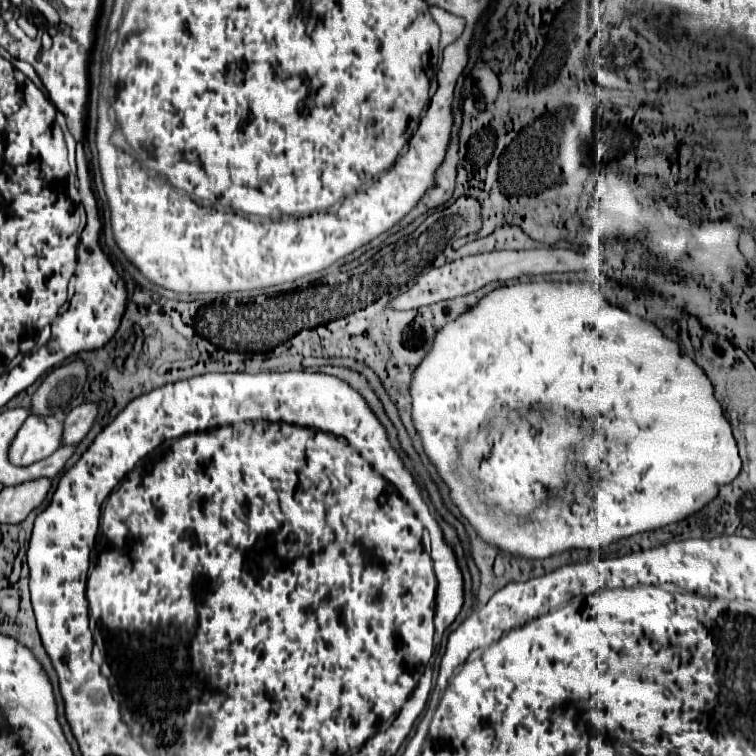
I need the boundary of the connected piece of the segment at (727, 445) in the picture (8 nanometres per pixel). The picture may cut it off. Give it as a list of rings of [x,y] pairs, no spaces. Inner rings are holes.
[[[529,282],[529,284],[515,284],[515,286],[505,286],[505,288],[497,288],[497,290],[493,290],[493,292],[491,292],[491,294],[487,294],[487,296],[485,296],[485,298],[483,298],[483,300],[481,300],[481,302],[479,302],[479,306],[475,306],[475,308],[471,308],[471,310],[469,310],[469,314],[463,314],[463,316],[461,316],[461,318],[457,318],[457,320],[455,320],[455,322],[451,322],[451,324],[445,324],[445,326],[443,326],[443,330],[439,330],[439,334],[437,334],[437,338],[435,338],[435,344],[433,344],[433,348],[431,348],[431,350],[429,350],[429,354],[427,354],[427,356],[425,356],[425,358],[423,358],[423,362],[421,362],[421,364],[419,364],[419,366],[417,366],[417,370],[415,370],[415,374],[413,374],[413,384],[411,384],[411,396],[413,396],[413,422],[415,422],[415,428],[417,428],[417,432],[419,432],[419,434],[421,434],[421,440],[423,440],[423,448],[425,448],[425,454],[427,454],[427,456],[429,456],[429,458],[431,458],[431,462],[433,462],[433,464],[435,464],[435,467],[436,467],[436,470],[437,470],[437,473],[438,473],[438,475],[439,475],[439,476],[440,476],[440,478],[441,478],[441,479],[442,479],[442,480],[443,480],[443,482],[444,482],[444,483],[445,483],[445,484],[446,484],[446,485],[447,485],[447,486],[448,486],[448,488],[449,488],[449,490],[450,490],[450,498],[451,498],[451,500],[452,500],[452,502],[453,502],[453,503],[454,503],[454,504],[455,504],[455,505],[456,505],[456,506],[457,506],[457,507],[458,507],[458,509],[459,509],[459,511],[460,511],[460,513],[461,513],[461,514],[462,514],[462,516],[464,516],[464,517],[465,517],[465,518],[466,518],[466,519],[467,519],[467,520],[468,520],[468,522],[469,522],[469,524],[470,524],[470,525],[471,525],[471,526],[472,526],[472,527],[473,527],[473,528],[474,528],[474,529],[475,529],[475,530],[476,530],[476,532],[477,532],[477,533],[478,533],[478,534],[479,534],[479,536],[480,536],[480,537],[481,537],[481,538],[482,538],[482,539],[483,539],[483,540],[484,540],[484,541],[485,541],[485,542],[487,542],[487,543],[490,543],[490,544],[493,544],[493,545],[494,545],[494,546],[496,546],[496,547],[497,547],[497,548],[498,548],[498,549],[499,549],[499,550],[500,550],[500,551],[501,551],[501,552],[505,552],[505,553],[509,553],[509,554],[511,554],[511,555],[513,555],[513,556],[525,556],[525,558],[529,558],[529,559],[545,559],[545,556],[551,556],[551,554],[557,554],[557,552],[563,552],[563,550],[569,550],[569,548],[577,548],[577,549],[588,549],[588,550],[591,550],[591,551],[595,551],[595,552],[600,552],[600,550],[601,550],[601,549],[606,549],[606,548],[608,548],[608,546],[609,546],[609,545],[610,545],[610,544],[611,544],[611,542],[615,542],[615,540],[617,540],[617,538],[627,538],[627,536],[633,536],[633,534],[637,534],[637,532],[645,532],[645,530],[655,530],[655,528],[661,528],[661,526],[667,526],[667,524],[671,524],[671,522],[677,522],[677,520],[683,520],[683,518],[687,518],[687,516],[691,516],[691,514],[695,514],[695,512],[697,512],[697,510],[701,510],[701,508],[703,508],[703,506],[705,506],[705,504],[707,504],[707,502],[709,502],[709,500],[713,500],[713,498],[715,498],[715,496],[717,496],[717,492],[719,492],[719,486],[721,486],[721,484],[729,484],[729,482],[731,482],[731,480],[733,480],[733,478],[735,478],[735,476],[737,476],[737,474],[739,474],[739,472],[741,472],[741,458],[739,458],[739,452],[737,452],[737,442],[735,442],[735,438],[733,438],[733,432],[731,432],[731,426],[729,426],[729,422],[727,422],[727,420],[725,420],[725,416],[723,416],[723,410],[721,410],[721,406],[719,406],[719,402],[717,402],[717,400],[715,400],[715,396],[713,396],[713,386],[711,386],[711,382],[709,382],[709,378],[707,378],[707,376],[705,376],[705,372],[703,372],[703,370],[701,370],[701,368],[699,368],[699,366],[697,366],[697,364],[695,364],[695,362],[693,362],[693,360],[691,360],[691,358],[685,358],[685,356],[681,356],[681,354],[679,354],[679,348],[677,348],[677,344],[675,344],[675,342],[671,342],[671,340],[667,340],[667,338],[665,338],[665,336],[663,336],[663,334],[661,334],[661,330],[659,330],[659,328],[655,328],[655,326],[653,326],[653,324],[647,324],[647,322],[643,322],[643,320],[639,320],[639,318],[637,318],[637,316],[631,316],[631,314],[627,314],[627,312],[625,312],[625,310],[621,310],[621,308],[617,308],[617,306],[611,306],[611,304],[609,304],[609,302],[607,302],[607,300],[605,300],[605,298],[603,298],[603,296],[601,296],[601,292],[599,292],[599,286],[597,286],[597,284],[595,284],[595,282],[585,282],[585,284],[583,284],[583,282],[575,282],[575,284],[567,284],[567,282]],[[574,418],[575,418],[575,420],[577,420],[577,422],[580,422],[580,423],[582,423],[582,422],[583,422],[583,426],[587,426],[587,428],[593,428],[593,434],[591,434],[591,430],[587,430],[587,428],[579,428],[579,426],[575,426],[575,424],[571,424],[571,422],[567,422],[567,420],[565,420],[565,419],[573,419],[573,420],[574,420]],[[613,438],[623,438],[623,452],[619,452],[619,450],[617,450],[617,452],[615,452],[615,448],[613,448],[613,446],[609,446],[609,444],[611,444],[611,440],[613,440]],[[573,470],[575,470],[575,474],[573,474],[573,476],[571,476],[571,482],[569,482],[569,486],[573,486],[573,488],[567,488],[567,490],[569,490],[569,494],[571,494],[571,496],[573,496],[573,504],[569,504],[569,502],[567,502],[567,500],[559,500],[559,502],[553,502],[553,500],[549,500],[549,502],[543,502],[543,506],[541,506],[541,508],[539,508],[539,510],[537,510],[537,516],[531,516],[531,518],[501,518],[501,516],[503,516],[503,512],[505,512],[505,514],[515,514],[515,516],[527,516],[527,514],[531,514],[531,512],[533,512],[533,510],[535,510],[535,506],[537,506],[537,504],[539,504],[539,500],[543,500],[543,498],[545,498],[545,492],[547,492],[547,490],[551,490],[551,492],[553,492],[553,494],[555,494],[555,496],[557,496],[557,494],[559,494],[559,486],[561,486],[561,478],[563,478],[563,476],[565,476],[565,474],[567,474],[567,472],[573,472]],[[455,486],[467,486],[467,488],[469,488],[469,492],[467,492],[467,494],[465,494],[465,496],[463,496],[463,494],[461,494],[461,496],[459,496],[459,494],[457,494],[457,496],[455,496],[455,490],[457,490],[457,488],[455,488]]]

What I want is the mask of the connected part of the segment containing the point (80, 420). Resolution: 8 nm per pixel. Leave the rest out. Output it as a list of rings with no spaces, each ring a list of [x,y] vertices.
[[[81,404],[77,408],[73,408],[63,422],[63,446],[71,446],[71,444],[79,444],[85,434],[89,432],[89,428],[93,426],[93,420],[97,416],[97,406],[95,404]]]

